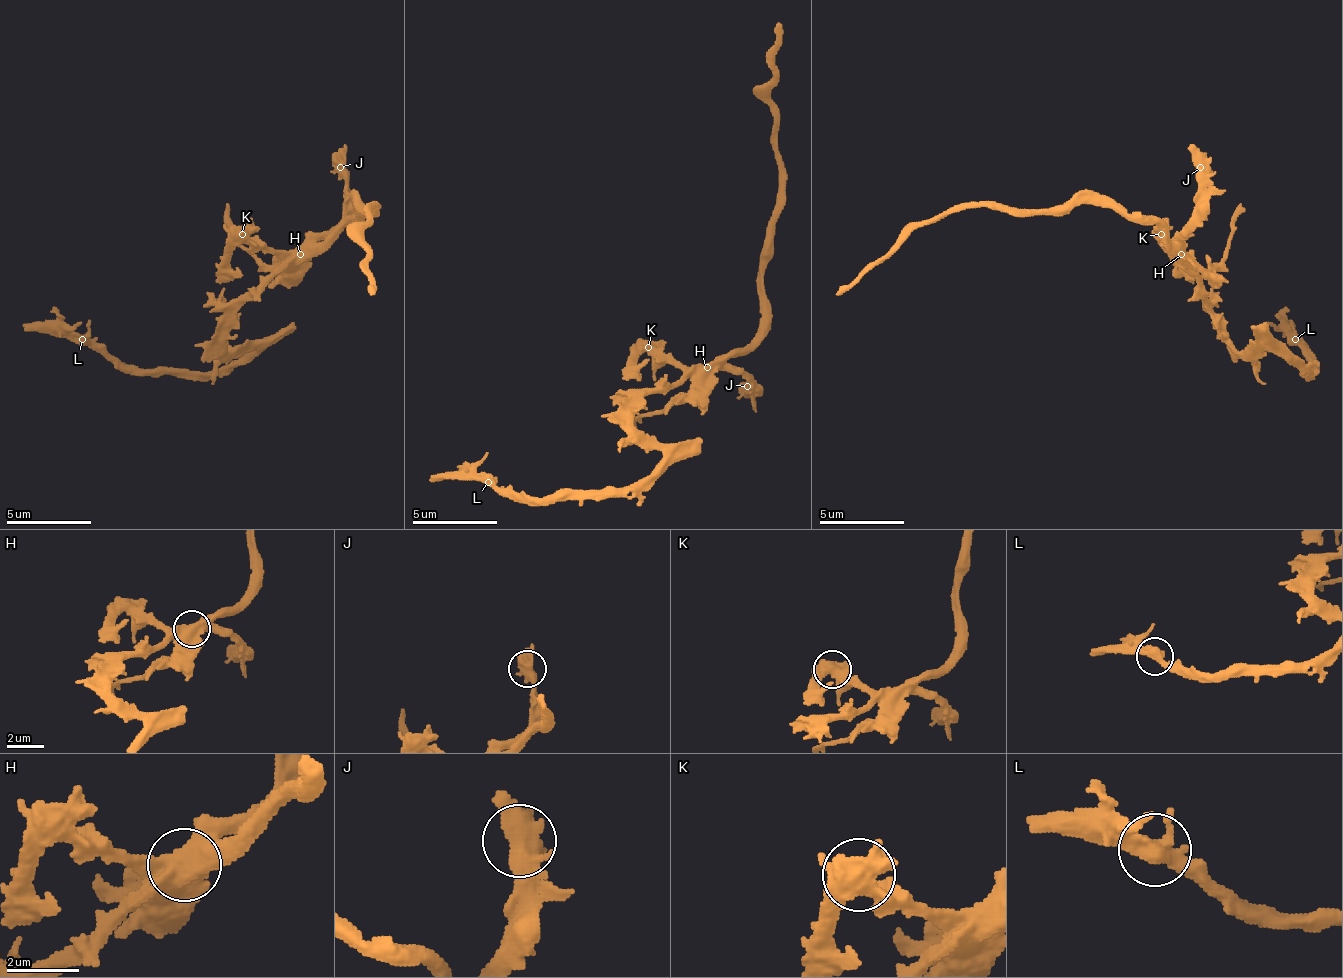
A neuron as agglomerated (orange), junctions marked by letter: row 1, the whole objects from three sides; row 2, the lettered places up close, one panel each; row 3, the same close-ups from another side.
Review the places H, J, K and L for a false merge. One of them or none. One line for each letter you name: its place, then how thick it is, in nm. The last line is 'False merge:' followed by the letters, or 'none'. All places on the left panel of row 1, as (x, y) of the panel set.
H: Place: (300, 254). Thickness 700 nm
False merge: H

